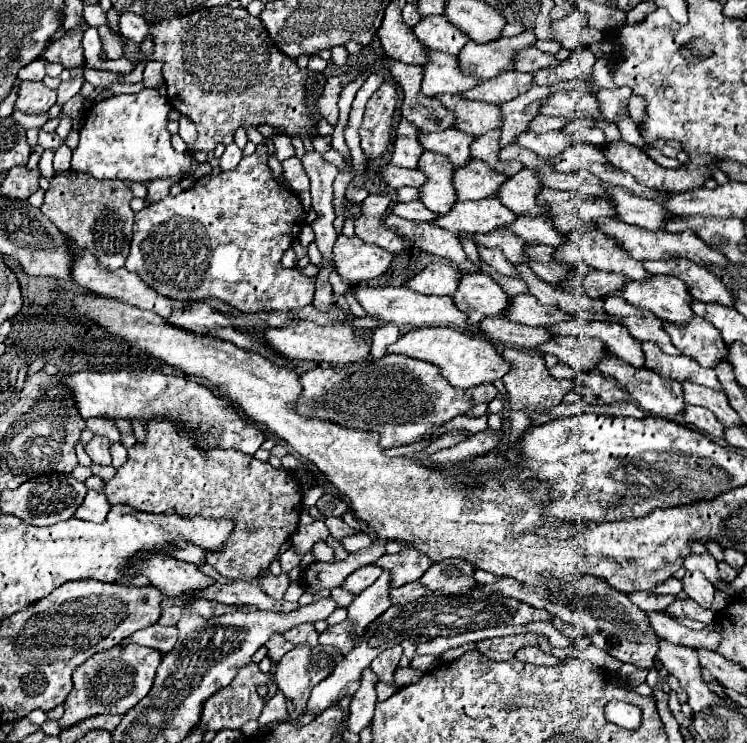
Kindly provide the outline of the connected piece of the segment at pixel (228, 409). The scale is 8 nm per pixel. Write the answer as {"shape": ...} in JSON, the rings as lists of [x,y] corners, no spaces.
{"shape":[[[157,370],[73,372],[67,376],[63,374],[59,378],[59,384],[69,388],[69,392],[75,396],[75,406],[79,408],[79,414],[83,418],[87,416],[107,416],[111,420],[137,418],[145,424],[151,416],[171,416],[181,424],[189,424],[193,436],[205,442],[205,446],[237,448],[245,454],[255,454],[259,446],[265,442],[265,432],[255,428],[257,424],[251,424],[245,418],[241,418],[239,412],[227,400],[215,396],[209,388],[181,376],[167,376]]]}

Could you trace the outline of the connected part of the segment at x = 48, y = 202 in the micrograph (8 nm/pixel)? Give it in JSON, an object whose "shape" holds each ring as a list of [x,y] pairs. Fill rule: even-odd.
{"shape":[[[67,170],[51,180],[51,188],[45,192],[45,204],[41,212],[63,230],[79,248],[89,250],[99,264],[117,270],[125,266],[131,244],[131,228],[135,212],[129,208],[133,194],[127,182],[121,180],[95,180],[87,172]]]}

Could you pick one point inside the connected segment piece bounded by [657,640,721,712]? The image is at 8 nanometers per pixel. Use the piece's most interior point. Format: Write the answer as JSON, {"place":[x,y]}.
{"place":[679,661]}

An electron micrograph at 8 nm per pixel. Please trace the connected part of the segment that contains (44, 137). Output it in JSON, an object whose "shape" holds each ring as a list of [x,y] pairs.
{"shape":[[[43,130],[39,132],[39,142],[41,142],[41,146],[43,146],[45,150],[49,150],[49,148],[51,148],[53,152],[55,152],[59,146],[63,146],[63,144],[65,144],[65,140],[63,140],[63,138],[59,138],[55,132],[51,132],[51,134],[49,134],[49,132],[43,132]]]}

